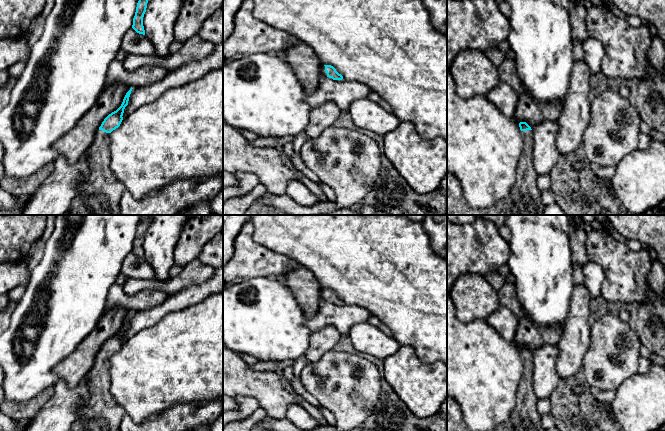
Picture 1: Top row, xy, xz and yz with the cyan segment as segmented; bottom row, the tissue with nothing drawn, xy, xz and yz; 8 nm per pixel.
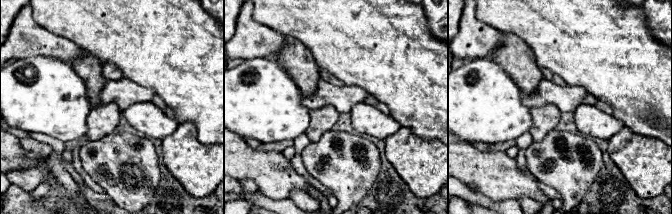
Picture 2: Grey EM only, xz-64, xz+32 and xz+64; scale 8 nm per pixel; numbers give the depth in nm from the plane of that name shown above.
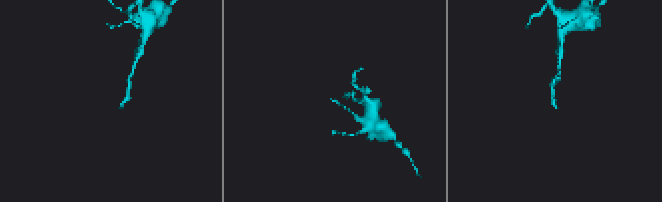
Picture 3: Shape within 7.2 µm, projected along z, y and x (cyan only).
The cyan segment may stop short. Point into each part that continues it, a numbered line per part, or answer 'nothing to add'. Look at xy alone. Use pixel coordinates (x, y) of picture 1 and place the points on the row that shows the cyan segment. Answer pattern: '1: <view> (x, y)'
1: xy (99, 193)

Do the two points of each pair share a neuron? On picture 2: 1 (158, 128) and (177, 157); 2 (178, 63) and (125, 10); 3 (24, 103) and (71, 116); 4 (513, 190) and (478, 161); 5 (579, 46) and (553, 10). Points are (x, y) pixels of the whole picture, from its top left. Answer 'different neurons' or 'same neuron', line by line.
1: different neurons
2: same neuron
3: same neuron
4: same neuron
5: same neuron

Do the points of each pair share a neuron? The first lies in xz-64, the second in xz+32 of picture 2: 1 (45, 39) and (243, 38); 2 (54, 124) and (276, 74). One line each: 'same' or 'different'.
1: same
2: same

